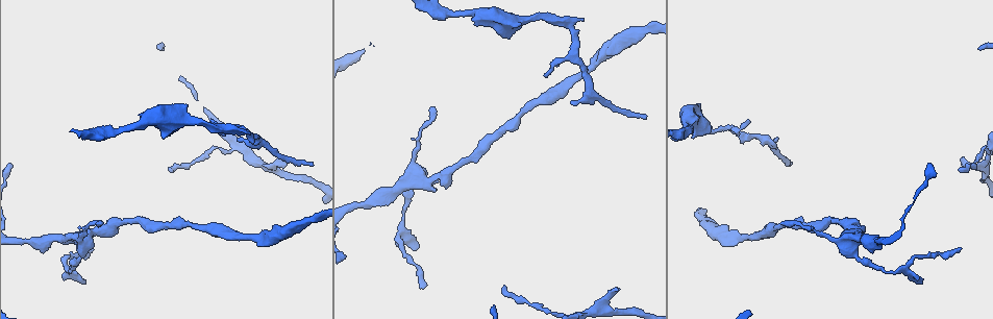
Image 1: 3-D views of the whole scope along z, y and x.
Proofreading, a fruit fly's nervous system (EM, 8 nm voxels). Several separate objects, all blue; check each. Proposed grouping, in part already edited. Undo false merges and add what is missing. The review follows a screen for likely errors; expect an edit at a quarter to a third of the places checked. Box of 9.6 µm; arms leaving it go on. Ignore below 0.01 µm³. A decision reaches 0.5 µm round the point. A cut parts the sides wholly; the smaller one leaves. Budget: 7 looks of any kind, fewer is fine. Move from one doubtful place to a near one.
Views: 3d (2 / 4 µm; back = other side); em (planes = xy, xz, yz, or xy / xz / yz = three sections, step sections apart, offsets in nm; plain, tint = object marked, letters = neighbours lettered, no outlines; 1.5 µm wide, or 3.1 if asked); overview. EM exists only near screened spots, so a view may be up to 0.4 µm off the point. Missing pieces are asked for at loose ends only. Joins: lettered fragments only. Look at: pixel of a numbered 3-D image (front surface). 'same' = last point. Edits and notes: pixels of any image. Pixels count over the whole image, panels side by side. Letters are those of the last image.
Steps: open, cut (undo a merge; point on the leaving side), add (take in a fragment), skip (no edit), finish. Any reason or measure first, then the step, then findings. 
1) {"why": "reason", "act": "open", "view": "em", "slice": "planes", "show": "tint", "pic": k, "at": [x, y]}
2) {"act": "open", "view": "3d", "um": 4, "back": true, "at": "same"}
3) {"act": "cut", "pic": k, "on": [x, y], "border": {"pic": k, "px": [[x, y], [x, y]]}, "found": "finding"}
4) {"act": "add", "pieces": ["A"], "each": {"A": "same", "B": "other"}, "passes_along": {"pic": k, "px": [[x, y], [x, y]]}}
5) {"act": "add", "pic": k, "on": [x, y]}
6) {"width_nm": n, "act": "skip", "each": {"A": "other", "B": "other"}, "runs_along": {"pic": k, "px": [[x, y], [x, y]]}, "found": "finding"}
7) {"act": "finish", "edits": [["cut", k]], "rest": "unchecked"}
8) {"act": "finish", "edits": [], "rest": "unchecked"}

{"why": "tapers out", "act": "open", "view": "em", "slice": "planes", "show": "letters", "pic": 1, "at": [617, 289]}

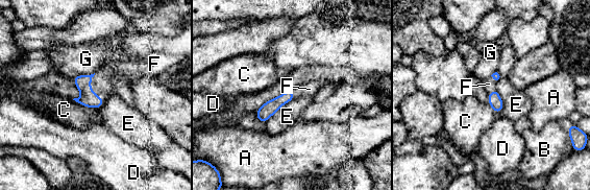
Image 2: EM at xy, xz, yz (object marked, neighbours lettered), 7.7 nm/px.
{"width_nm": 100, "longest_contact_nm": ["E", 320], "act": "add", "pieces": ["F"], "each": {"A": "other", "B": "other", "C": "other", "D": "other", "E": "other", "F": "same", "G": "other"}, "found": "the cell continues"}

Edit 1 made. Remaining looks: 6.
{"why": "tapers out", "act": "open", "view": "3d", "um": 4, "pic": 1, "at": [646, 117]}

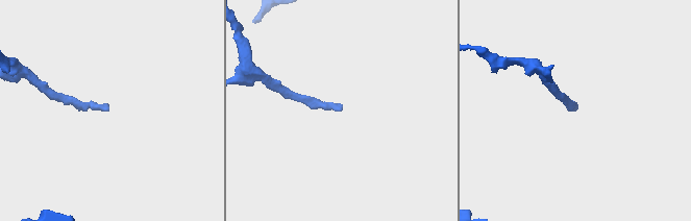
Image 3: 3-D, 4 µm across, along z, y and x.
{"act": "open", "view": "em", "slice": "planes", "show": "letters", "pic": 3, "at": [342, 105]}

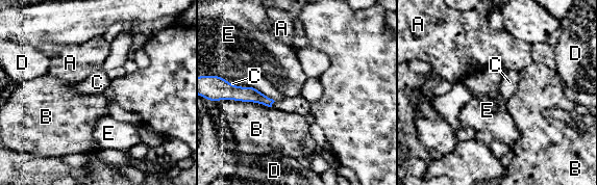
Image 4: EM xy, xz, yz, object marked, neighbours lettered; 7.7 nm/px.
{"act": "add", "pieces": ["C"], "each": {"A": "other", "B": "other", "C": "same", "D": "other", "E": "other"}, "found": "the cell continues"}

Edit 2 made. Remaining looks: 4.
{"act": "open", "view": "em", "slice": "planes", "show": "letters", "pic": 1, "at": [455, 13]}

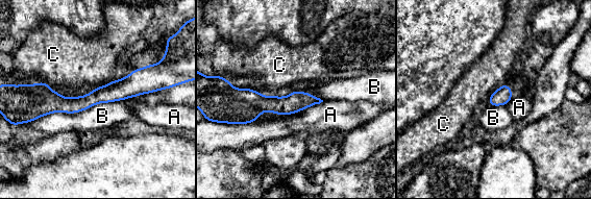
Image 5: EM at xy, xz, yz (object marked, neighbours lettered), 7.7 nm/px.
{"width_nm": 140, "act": "skip", "each": {"A": "other", "B": "other", "C": "other"}, "found": "all the same cell"}

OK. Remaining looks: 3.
{"act": "finish", "edits": [["add", 2], ["add", 4]], "rest": "unchecked"}

